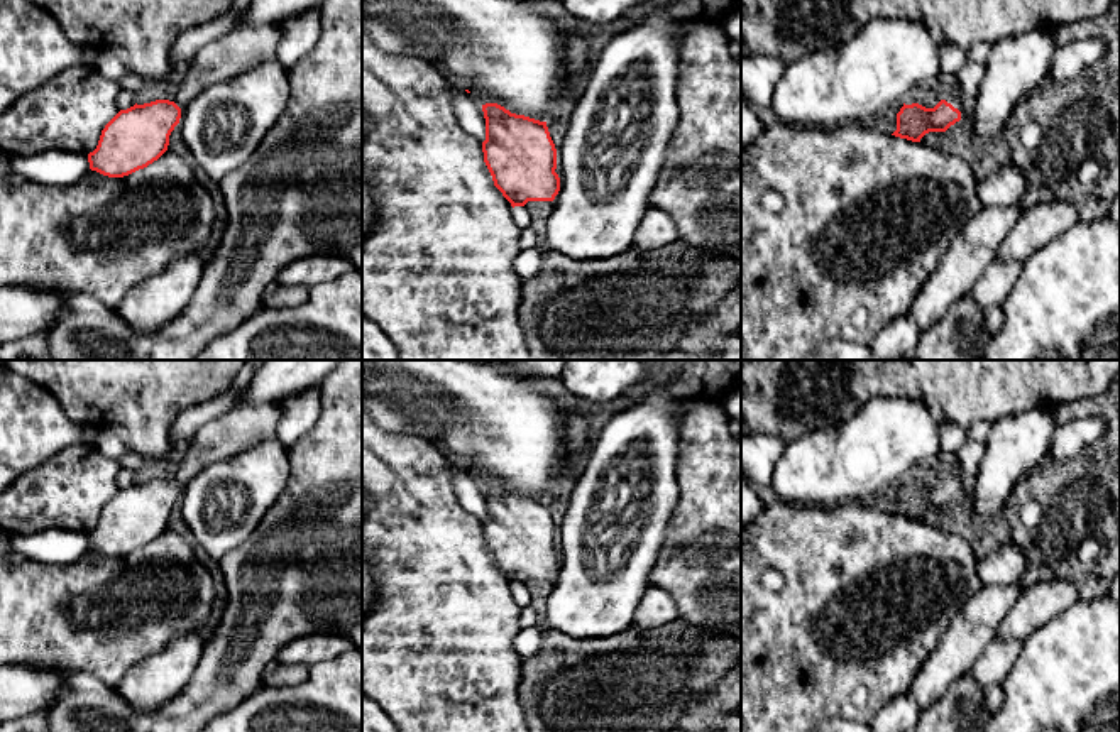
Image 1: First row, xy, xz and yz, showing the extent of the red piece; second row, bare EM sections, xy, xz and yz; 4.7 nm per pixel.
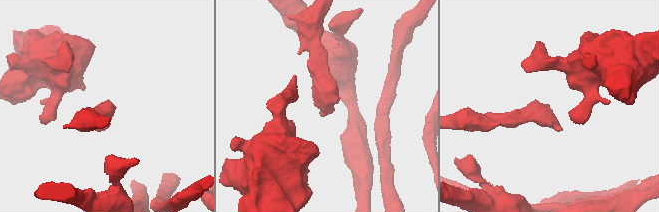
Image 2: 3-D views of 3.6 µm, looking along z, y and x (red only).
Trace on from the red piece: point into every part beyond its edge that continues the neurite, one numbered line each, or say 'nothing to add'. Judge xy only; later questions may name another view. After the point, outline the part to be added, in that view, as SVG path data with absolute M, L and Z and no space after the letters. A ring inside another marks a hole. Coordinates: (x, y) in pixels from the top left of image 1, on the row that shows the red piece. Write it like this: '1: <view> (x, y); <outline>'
1: xy (242, 49); M279 24L230 30L203 46L178 78L174 103L183 110L206 86L277 57Z

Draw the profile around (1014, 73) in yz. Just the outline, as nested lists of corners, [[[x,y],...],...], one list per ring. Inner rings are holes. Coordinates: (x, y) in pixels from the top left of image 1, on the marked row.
[[[1032,30],[991,42],[975,103],[973,135],[978,140],[1007,137],[1007,122],[1018,100],[1049,73],[1054,42],[1047,30]]]

